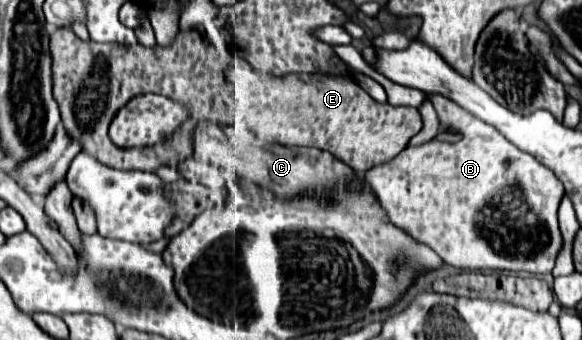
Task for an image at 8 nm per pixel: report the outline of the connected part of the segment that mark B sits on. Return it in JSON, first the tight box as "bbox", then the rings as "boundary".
{"bbox":[366,95,564,275],"boundary":[[[426,95],[424,103],[418,109],[424,127],[422,133],[418,133],[410,141],[410,145],[422,145],[434,139],[440,131],[440,123],[444,129],[458,129],[462,133],[462,139],[458,143],[452,143],[446,151],[436,151],[436,165],[432,161],[428,161],[428,165],[416,165],[416,159],[404,159],[404,163],[400,165],[398,155],[390,163],[372,167],[366,173],[366,181],[370,181],[390,221],[396,227],[408,231],[414,239],[430,245],[448,265],[458,269],[508,269],[540,275],[550,273],[562,249],[562,235],[558,229],[558,207],[564,197],[564,185],[558,181],[558,177],[548,167],[542,167],[532,155],[520,151],[516,145],[504,139],[498,129],[464,111],[448,97],[432,95],[430,101],[430,95]]]}

